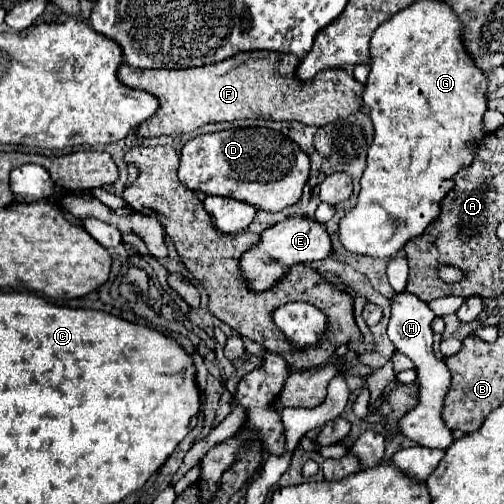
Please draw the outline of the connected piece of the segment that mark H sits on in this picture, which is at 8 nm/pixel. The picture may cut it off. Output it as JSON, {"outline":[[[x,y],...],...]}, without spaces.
{"outline":[[[410,292],[394,294],[390,306],[392,306],[392,316],[388,322],[388,336],[394,342],[396,350],[406,354],[416,364],[416,374],[418,374],[416,384],[420,384],[418,404],[412,410],[408,410],[402,418],[398,418],[398,432],[408,440],[416,442],[418,446],[446,450],[454,438],[452,432],[448,432],[448,426],[444,426],[442,422],[442,406],[444,406],[444,394],[448,394],[448,386],[452,382],[452,374],[448,366],[442,360],[438,360],[432,352],[432,338],[434,338],[432,320],[436,318],[436,314],[428,308],[428,304],[424,304]]]}

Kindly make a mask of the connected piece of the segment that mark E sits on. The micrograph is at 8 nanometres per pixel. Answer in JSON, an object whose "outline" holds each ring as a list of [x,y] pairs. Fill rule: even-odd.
{"outline":[[[288,216],[282,222],[262,232],[260,242],[244,254],[244,258],[240,260],[240,266],[254,290],[266,290],[284,276],[286,272],[284,266],[324,260],[330,254],[332,254],[332,240],[326,230],[326,224],[308,216]]]}

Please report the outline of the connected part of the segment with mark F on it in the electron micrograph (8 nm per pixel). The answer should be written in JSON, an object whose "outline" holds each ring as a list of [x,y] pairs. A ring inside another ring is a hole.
{"outline":[[[256,50],[256,52],[240,52],[224,62],[216,62],[212,66],[188,68],[188,70],[140,70],[122,64],[118,70],[118,78],[122,84],[130,88],[140,88],[154,94],[160,100],[160,110],[140,124],[138,136],[176,136],[194,132],[208,122],[232,122],[240,118],[264,118],[264,120],[296,120],[308,126],[324,126],[338,118],[346,118],[360,110],[364,86],[354,80],[354,76],[346,74],[344,68],[326,68],[316,74],[314,80],[302,82],[296,76],[300,58],[292,54]]]}

